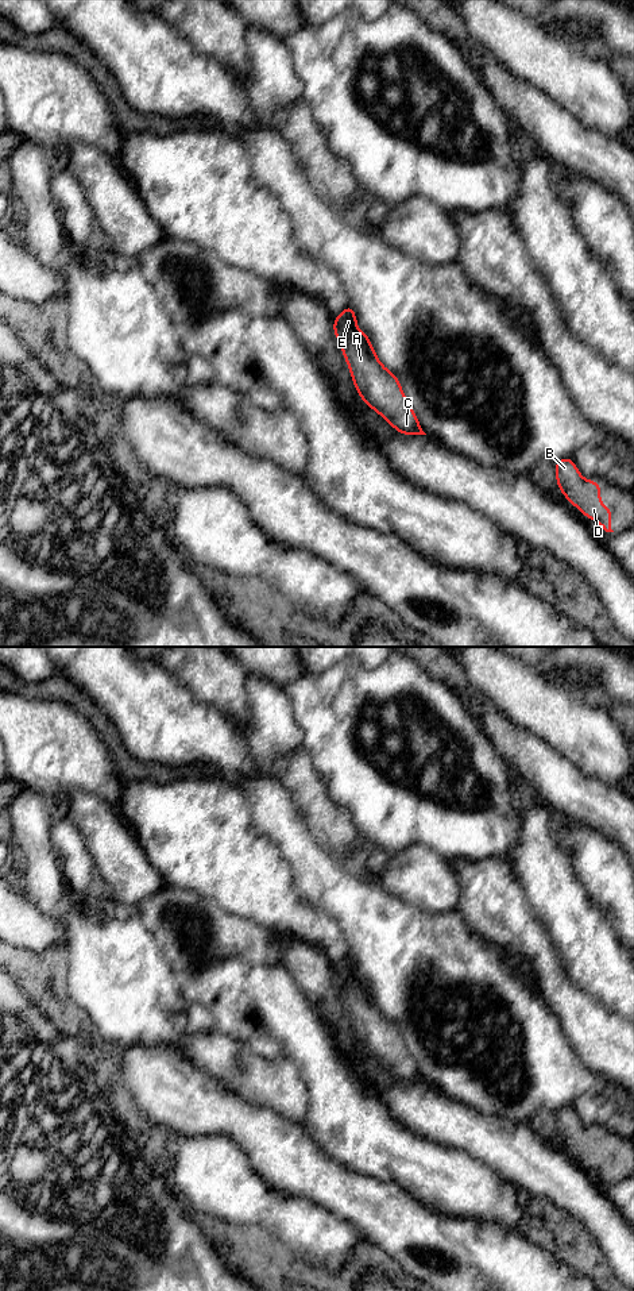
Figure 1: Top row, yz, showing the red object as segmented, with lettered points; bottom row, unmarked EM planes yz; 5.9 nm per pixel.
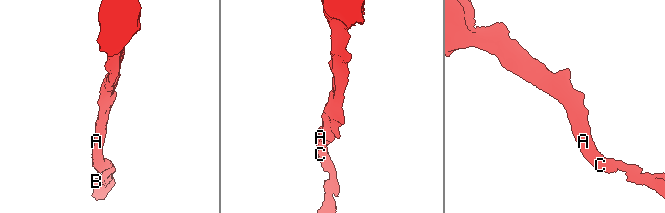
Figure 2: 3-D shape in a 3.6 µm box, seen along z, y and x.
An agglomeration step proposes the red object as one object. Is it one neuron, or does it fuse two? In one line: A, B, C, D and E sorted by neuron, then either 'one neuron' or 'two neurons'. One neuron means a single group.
groups A B C D E; one neuron

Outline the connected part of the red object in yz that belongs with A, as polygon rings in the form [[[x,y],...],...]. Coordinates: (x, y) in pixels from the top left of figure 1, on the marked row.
[[[348,307],[335,319],[333,331],[362,400],[403,435],[426,435],[409,406],[398,377],[375,355],[368,336],[356,328],[355,309]]]

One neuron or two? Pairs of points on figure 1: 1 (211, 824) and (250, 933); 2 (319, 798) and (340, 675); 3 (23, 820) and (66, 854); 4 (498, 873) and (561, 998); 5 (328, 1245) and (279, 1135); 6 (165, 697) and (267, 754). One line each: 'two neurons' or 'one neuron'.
1: two neurons
2: two neurons
3: two neurons
4: one neuron
5: two neurons
6: two neurons

